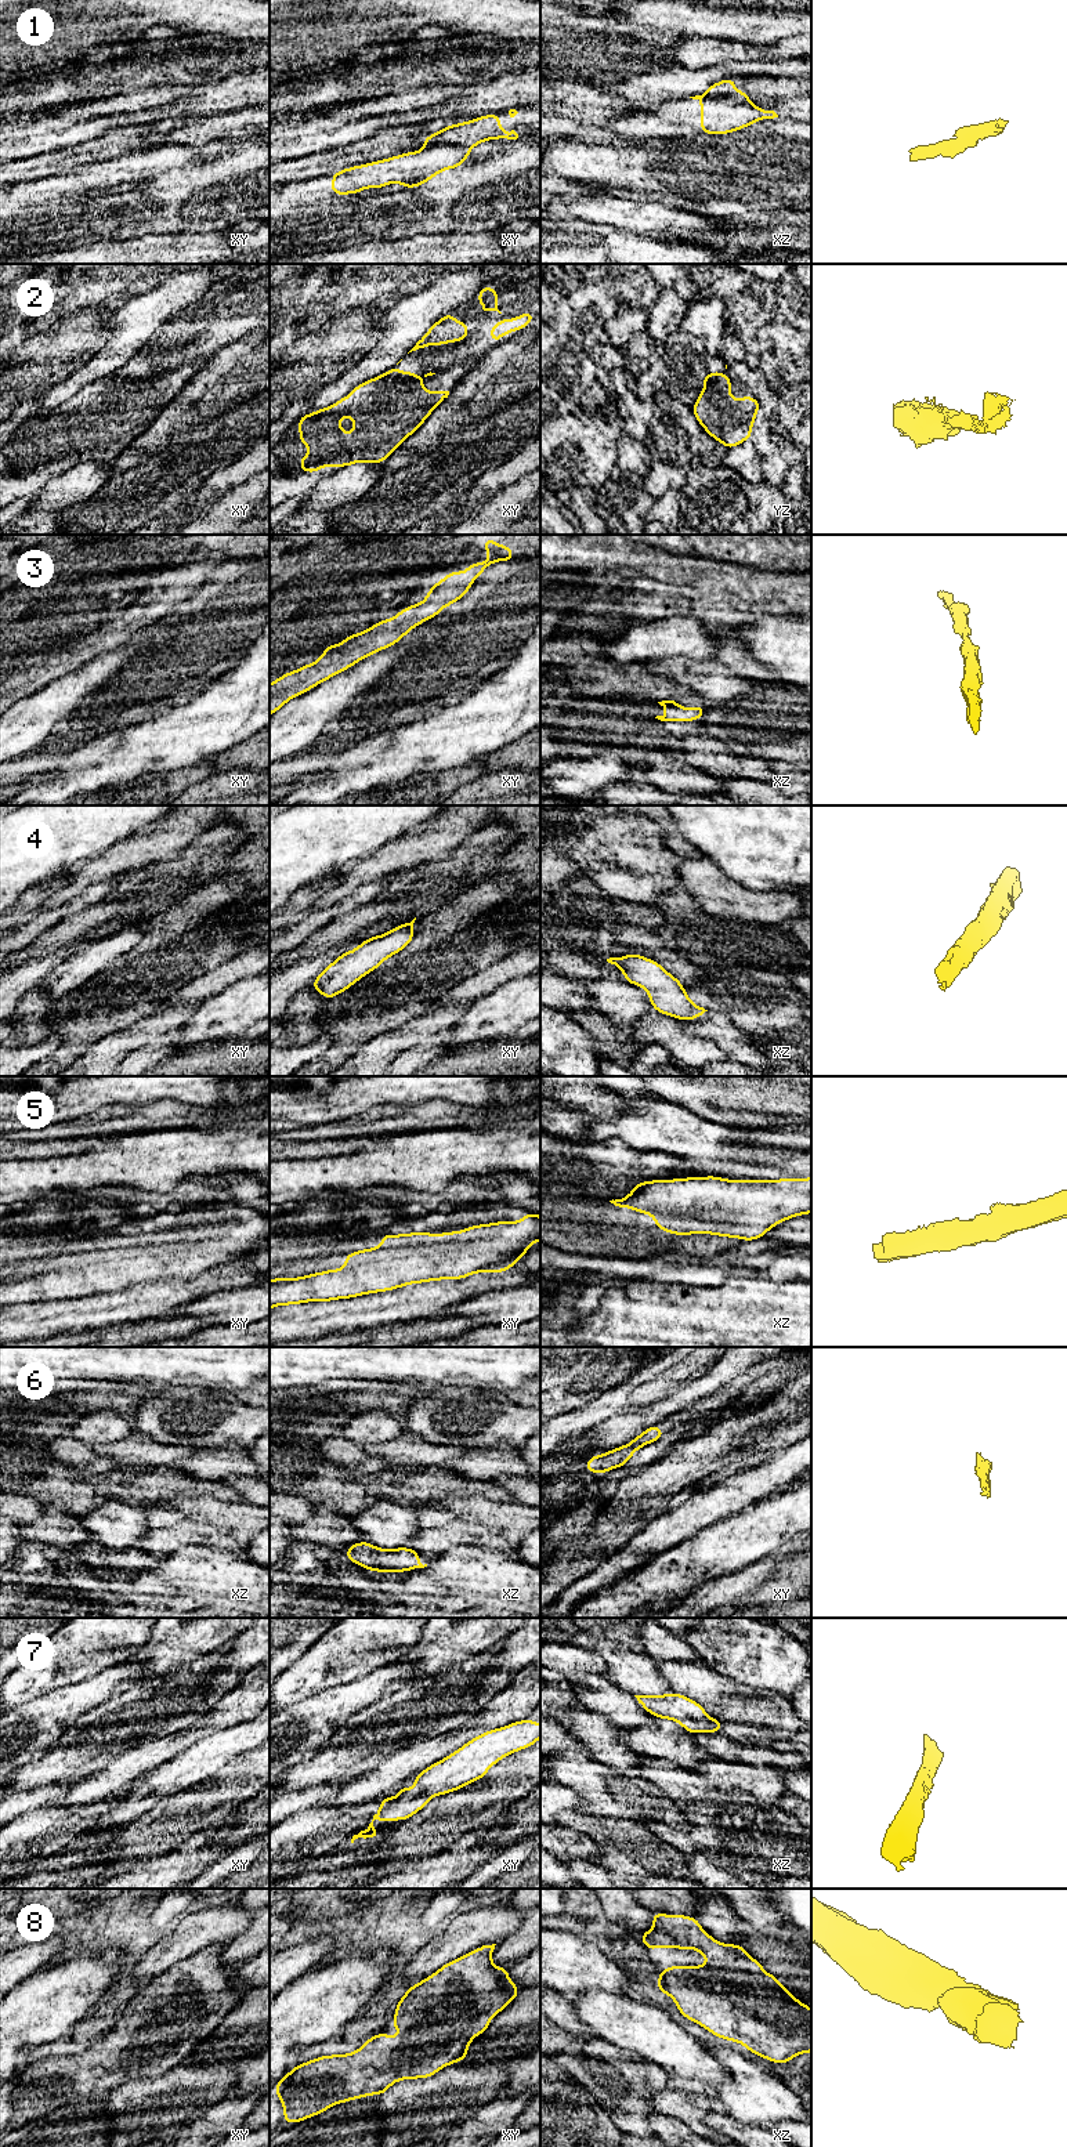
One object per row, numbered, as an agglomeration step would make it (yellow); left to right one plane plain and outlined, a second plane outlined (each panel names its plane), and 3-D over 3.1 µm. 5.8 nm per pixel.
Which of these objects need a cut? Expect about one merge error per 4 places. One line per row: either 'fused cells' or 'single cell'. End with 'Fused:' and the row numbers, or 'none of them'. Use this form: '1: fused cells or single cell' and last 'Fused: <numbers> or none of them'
1: fused cells
2: fused cells
3: single cell
4: single cell
5: single cell
6: single cell
7: single cell
8: single cell
Fused: 1, 2

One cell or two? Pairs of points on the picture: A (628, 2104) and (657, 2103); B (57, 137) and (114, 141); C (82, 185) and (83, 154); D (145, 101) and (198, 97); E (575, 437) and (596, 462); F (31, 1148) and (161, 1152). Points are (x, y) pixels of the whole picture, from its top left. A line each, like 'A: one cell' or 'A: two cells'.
A: two cells
B: two cells
C: two cells
D: one cell
E: one cell
F: two cells

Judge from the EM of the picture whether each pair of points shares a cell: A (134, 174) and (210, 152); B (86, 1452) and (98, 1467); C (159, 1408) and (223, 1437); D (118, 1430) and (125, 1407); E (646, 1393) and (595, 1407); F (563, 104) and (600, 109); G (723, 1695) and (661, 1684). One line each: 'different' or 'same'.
A: different
B: same
C: same
D: different
E: same
F: same
G: different

